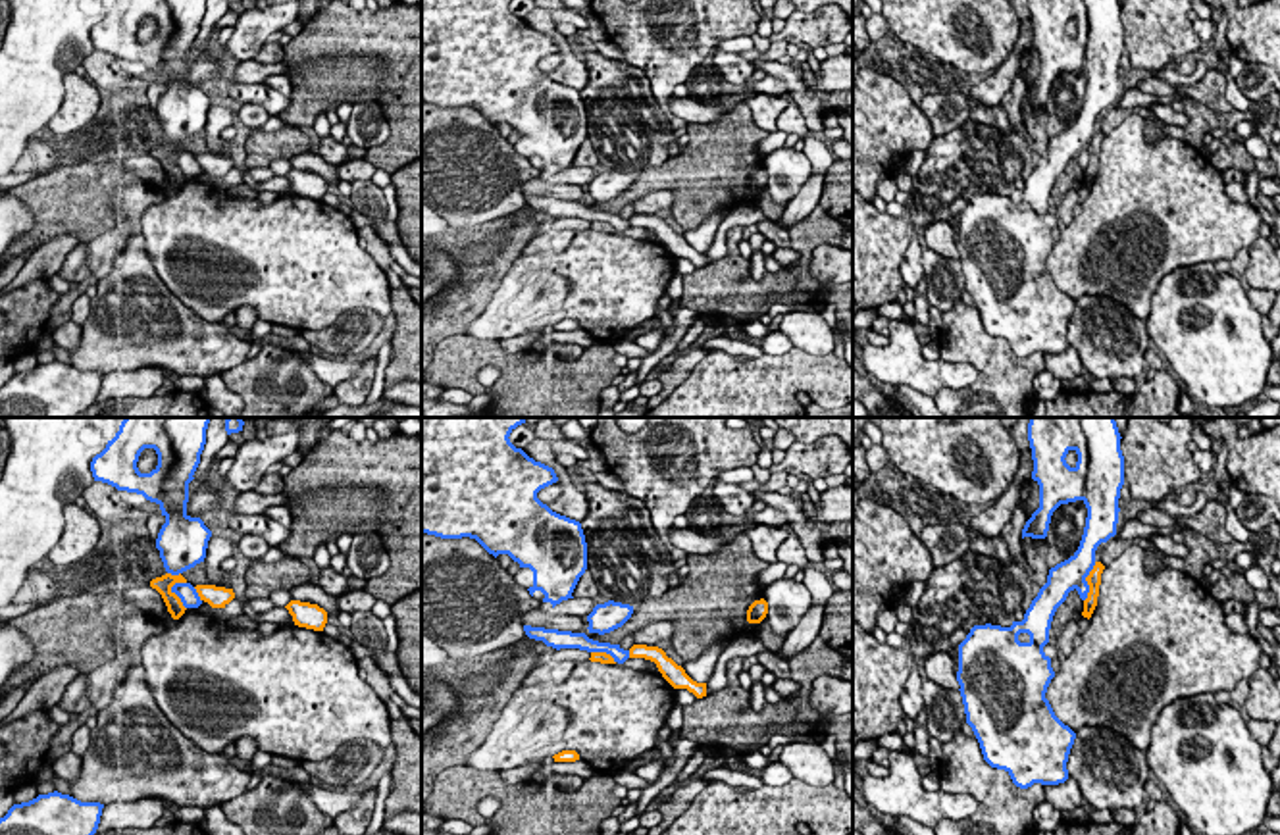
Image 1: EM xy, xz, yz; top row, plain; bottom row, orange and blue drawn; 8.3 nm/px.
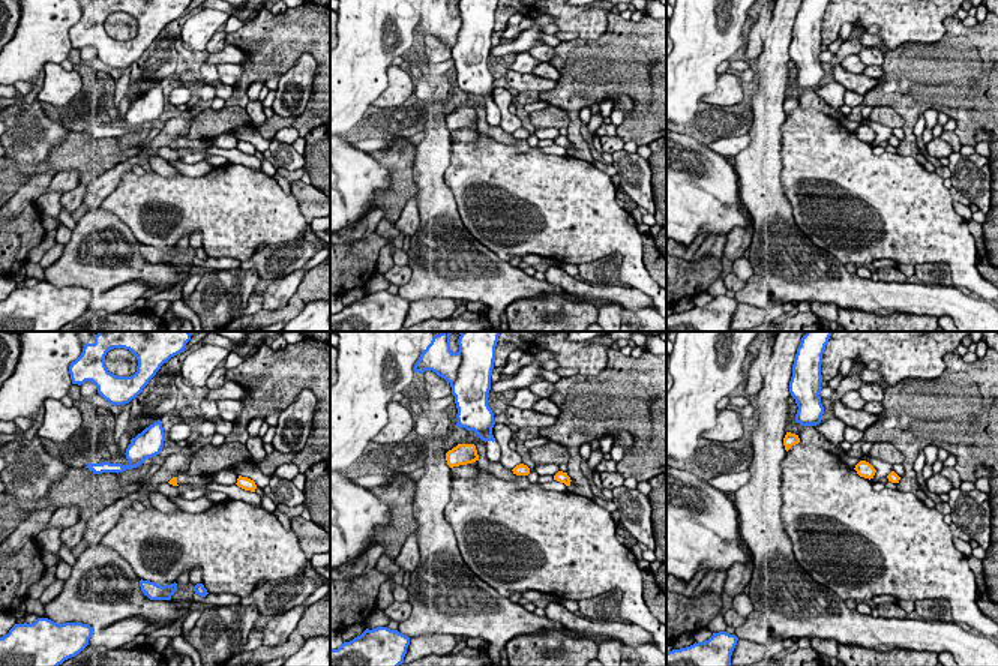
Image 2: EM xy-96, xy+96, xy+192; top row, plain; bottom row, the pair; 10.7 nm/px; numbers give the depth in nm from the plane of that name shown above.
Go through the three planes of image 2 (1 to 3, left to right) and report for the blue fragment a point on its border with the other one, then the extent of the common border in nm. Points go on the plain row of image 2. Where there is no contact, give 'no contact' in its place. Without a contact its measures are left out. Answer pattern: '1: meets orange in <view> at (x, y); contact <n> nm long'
1: no contact
2: no contact
3: no contact

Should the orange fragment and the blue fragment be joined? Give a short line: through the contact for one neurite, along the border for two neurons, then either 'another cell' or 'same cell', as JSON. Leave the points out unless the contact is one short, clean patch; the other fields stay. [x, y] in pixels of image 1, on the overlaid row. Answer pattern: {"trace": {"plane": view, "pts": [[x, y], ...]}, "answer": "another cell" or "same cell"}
{"answer": "another cell"}

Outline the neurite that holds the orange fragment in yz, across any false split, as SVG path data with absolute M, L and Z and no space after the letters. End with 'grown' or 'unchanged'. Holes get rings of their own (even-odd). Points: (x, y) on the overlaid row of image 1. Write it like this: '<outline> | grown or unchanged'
M1095 562L1093 569L1089 571L1089 575L1086 577L1088 585L1089 585L1089 593L1088 598L1084 600L1084 618L1091 618L1095 606L1097 606L1097 596L1099 596L1099 585L1101 585L1101 573L1103 573L1105 566L1101 562Z | unchanged

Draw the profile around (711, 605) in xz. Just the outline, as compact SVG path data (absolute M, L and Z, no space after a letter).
M753 556L731 560L704 560L689 564L689 575L679 587L668 589L662 596L645 598L633 606L631 618L618 629L589 639L620 645L620 641L656 621L674 625L672 648L683 662L693 662L720 641L755 637L764 648L778 652L787 635L778 635L768 618L760 623L747 621L747 610L762 598L758 575L768 568Z

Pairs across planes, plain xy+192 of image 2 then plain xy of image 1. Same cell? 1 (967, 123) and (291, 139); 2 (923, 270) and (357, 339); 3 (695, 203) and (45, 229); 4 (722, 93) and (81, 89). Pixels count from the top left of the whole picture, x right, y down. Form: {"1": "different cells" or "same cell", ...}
{"1": "different cells", "2": "same cell", "3": "different cells", "4": "same cell"}

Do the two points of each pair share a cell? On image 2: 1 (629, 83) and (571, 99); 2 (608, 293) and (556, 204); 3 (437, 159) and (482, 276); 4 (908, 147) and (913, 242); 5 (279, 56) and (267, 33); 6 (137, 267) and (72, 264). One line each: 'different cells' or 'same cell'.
1: same cell
2: different cells
3: same cell
4: different cells
5: same cell
6: same cell

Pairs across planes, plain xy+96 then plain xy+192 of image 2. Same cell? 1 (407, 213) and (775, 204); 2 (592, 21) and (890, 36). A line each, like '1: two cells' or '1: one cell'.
1: two cells
2: one cell

